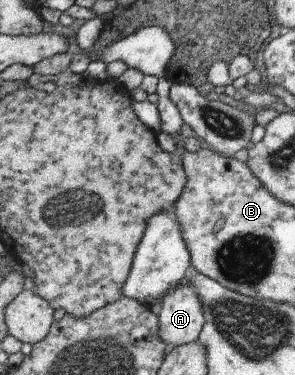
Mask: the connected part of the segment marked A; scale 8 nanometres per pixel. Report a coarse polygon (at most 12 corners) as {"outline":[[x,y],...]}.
{"outline":[[187,279],[163,297],[157,336],[178,348],[199,339],[203,307]]}

